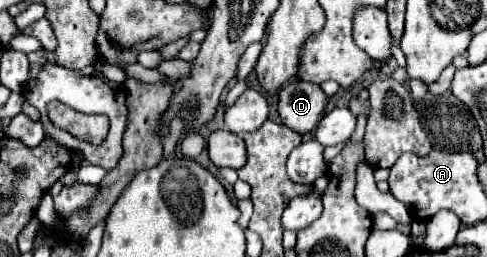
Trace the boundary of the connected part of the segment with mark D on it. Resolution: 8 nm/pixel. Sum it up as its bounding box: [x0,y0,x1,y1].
[279,80,327,132]

